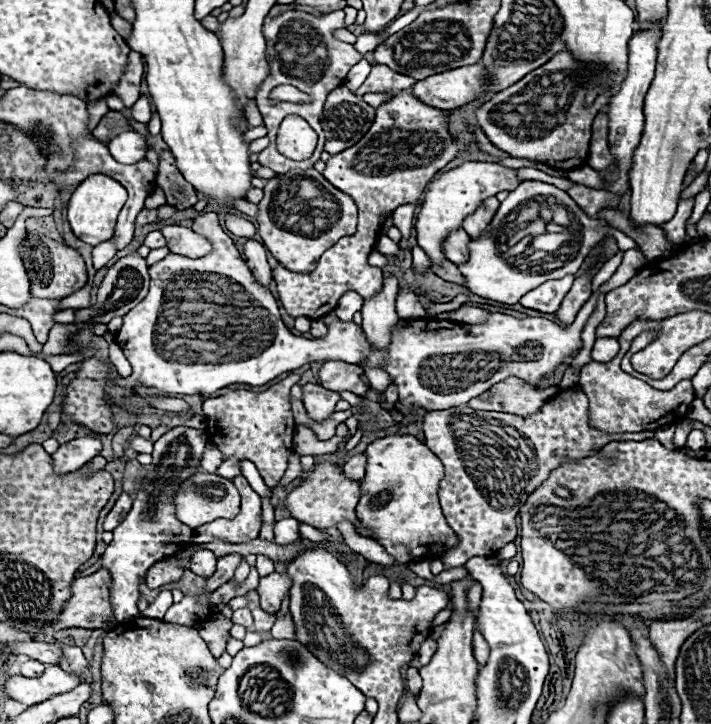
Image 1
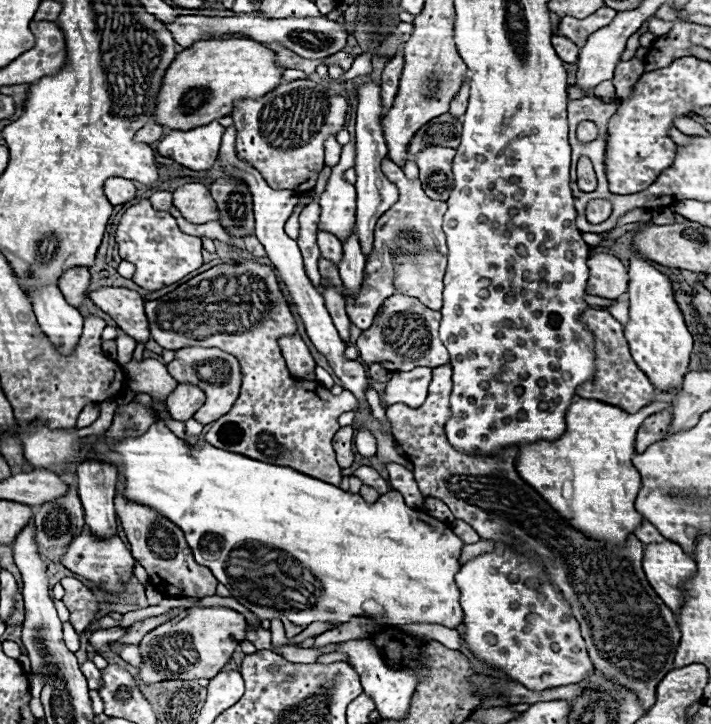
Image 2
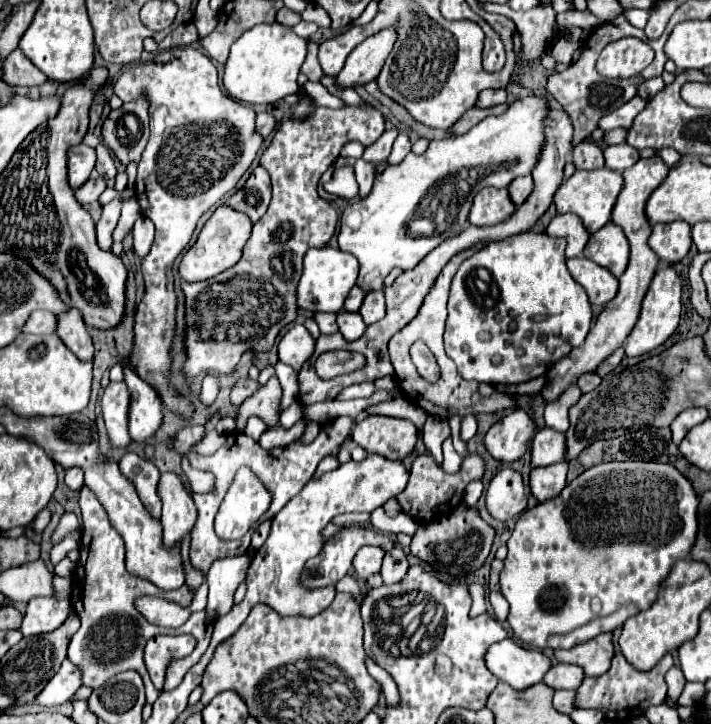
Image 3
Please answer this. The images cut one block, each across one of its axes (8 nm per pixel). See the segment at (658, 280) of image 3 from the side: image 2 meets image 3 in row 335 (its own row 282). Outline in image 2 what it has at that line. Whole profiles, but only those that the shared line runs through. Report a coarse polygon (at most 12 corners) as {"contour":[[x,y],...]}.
{"contour":[[630,250],[626,340],[658,390],[680,390],[692,334],[672,282]]}

